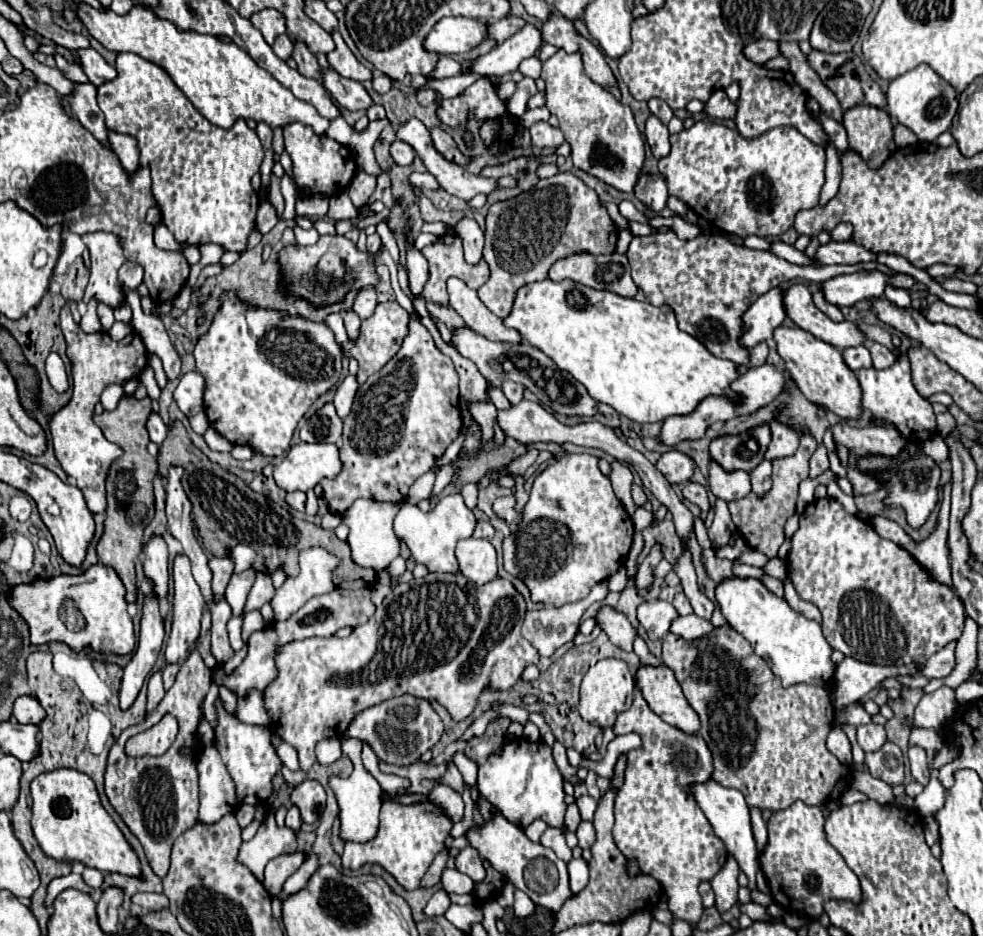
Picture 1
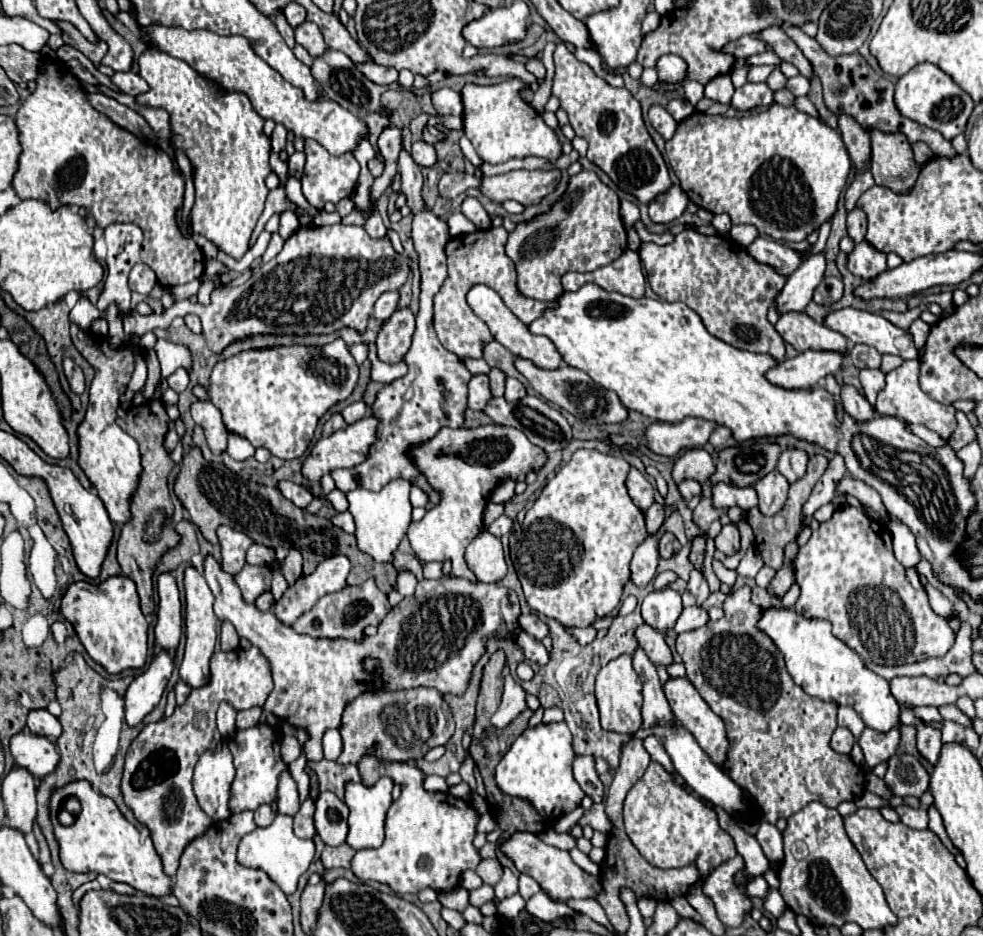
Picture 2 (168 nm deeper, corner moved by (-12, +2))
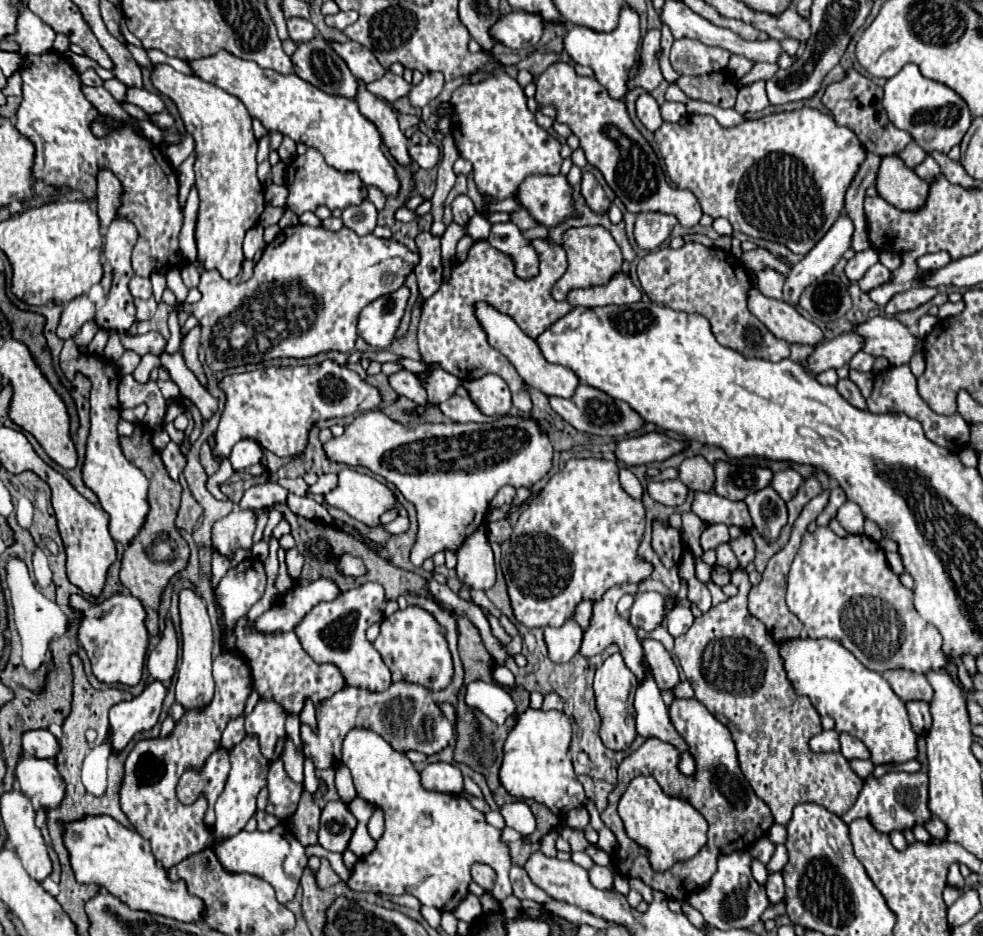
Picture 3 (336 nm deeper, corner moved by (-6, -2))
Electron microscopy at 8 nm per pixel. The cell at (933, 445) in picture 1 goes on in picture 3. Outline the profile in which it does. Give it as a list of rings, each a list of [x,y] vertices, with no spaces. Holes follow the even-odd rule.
[[[850,370],[850,380],[860,388],[862,396],[868,398],[868,394],[872,392],[872,386],[874,386],[872,372],[858,372],[858,370]]]

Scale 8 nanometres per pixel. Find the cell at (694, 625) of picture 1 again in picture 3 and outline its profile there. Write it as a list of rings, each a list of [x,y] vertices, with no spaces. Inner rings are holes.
[[[676,606],[668,616],[666,616],[666,626],[668,626],[668,632],[678,638],[680,634],[684,634],[690,626],[694,624],[694,616],[690,612],[688,606]]]

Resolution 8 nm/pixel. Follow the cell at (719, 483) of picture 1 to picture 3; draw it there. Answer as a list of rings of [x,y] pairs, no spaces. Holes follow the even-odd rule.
[[[698,492],[694,496],[692,512],[708,524],[722,522],[726,526],[736,524],[740,528],[752,526],[748,506],[744,502],[734,502],[734,500],[728,500],[724,496],[718,496],[714,492]]]

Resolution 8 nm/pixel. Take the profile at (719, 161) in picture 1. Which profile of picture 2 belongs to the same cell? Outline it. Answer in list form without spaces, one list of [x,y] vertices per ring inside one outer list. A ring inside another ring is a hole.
[[[772,104],[764,112],[742,118],[694,112],[678,124],[676,134],[666,142],[666,154],[680,180],[680,188],[696,206],[712,214],[726,212],[730,214],[732,224],[752,224],[760,236],[786,242],[806,240],[810,232],[818,230],[836,214],[840,194],[852,168],[838,130],[830,128],[822,118],[800,112],[794,106],[784,108],[780,104]]]

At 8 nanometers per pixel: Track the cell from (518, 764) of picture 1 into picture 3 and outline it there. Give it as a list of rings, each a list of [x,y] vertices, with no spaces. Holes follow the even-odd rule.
[[[532,710],[520,714],[518,724],[510,730],[504,744],[504,760],[500,766],[500,782],[514,798],[532,798],[552,810],[560,820],[574,808],[584,806],[586,794],[576,778],[570,756],[570,720],[564,712]]]

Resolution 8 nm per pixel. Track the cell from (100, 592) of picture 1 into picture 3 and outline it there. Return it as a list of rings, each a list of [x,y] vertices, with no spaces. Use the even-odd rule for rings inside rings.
[[[118,592],[106,598],[104,602],[90,602],[80,594],[70,596],[70,606],[80,612],[80,626],[78,626],[78,640],[86,650],[92,672],[100,682],[106,684],[128,684],[134,686],[142,678],[144,656],[148,646],[148,630],[144,626],[146,612],[132,594]]]

